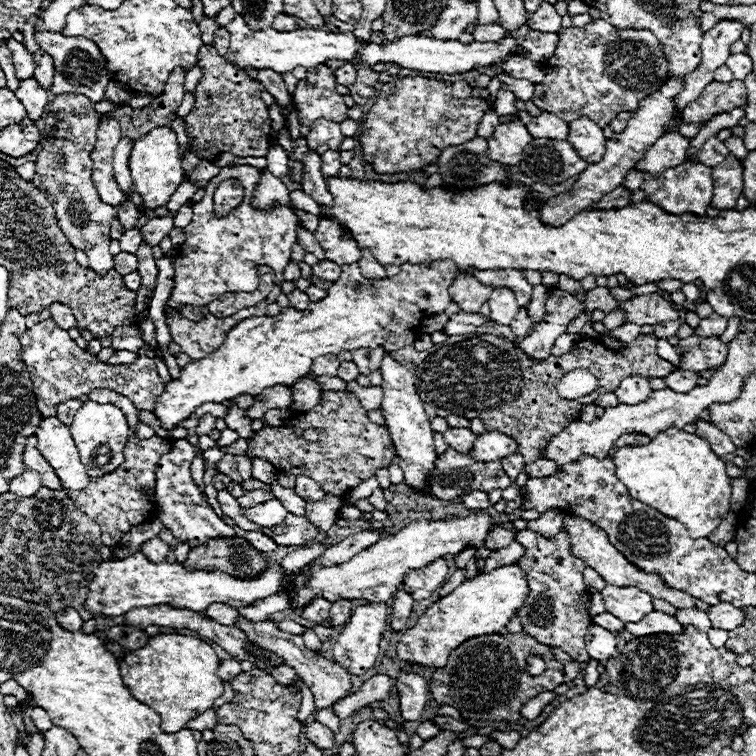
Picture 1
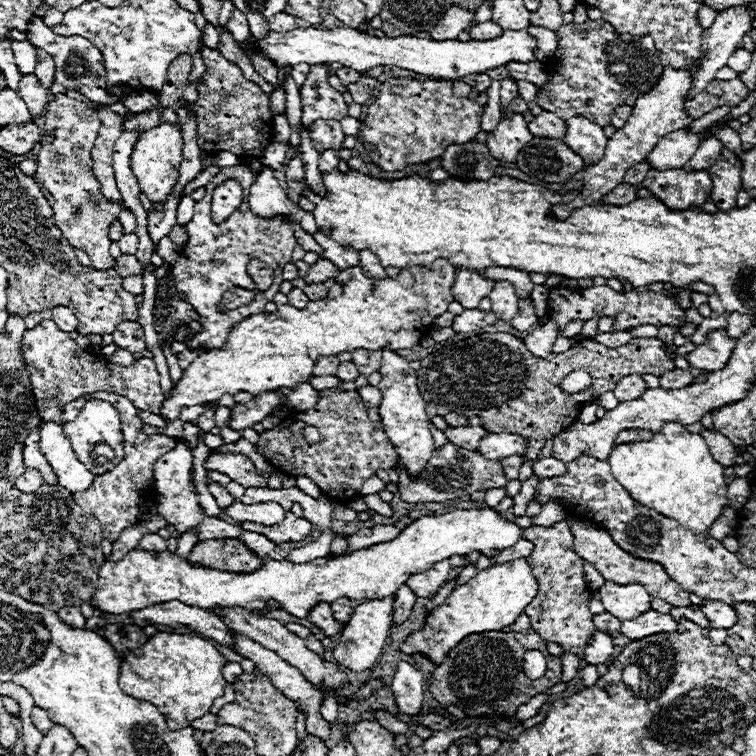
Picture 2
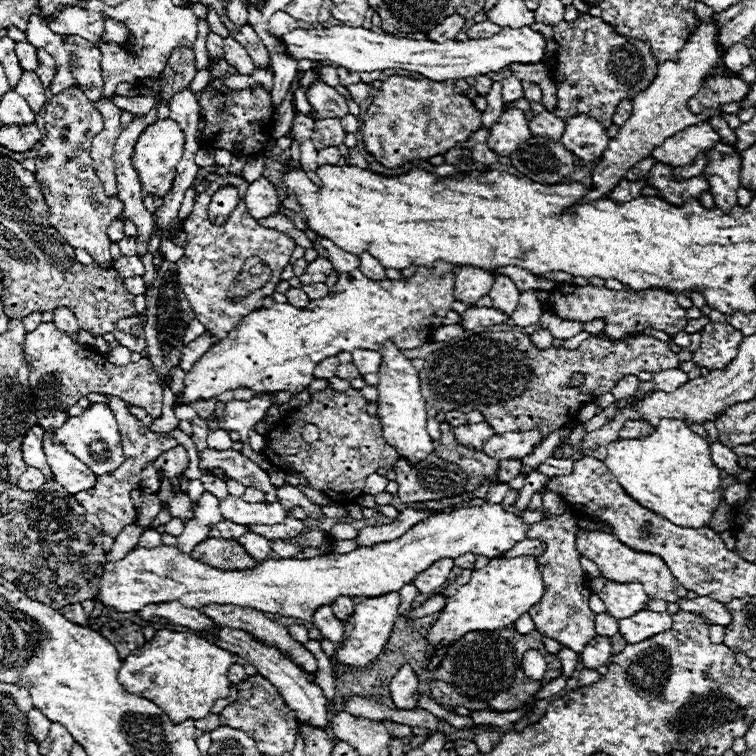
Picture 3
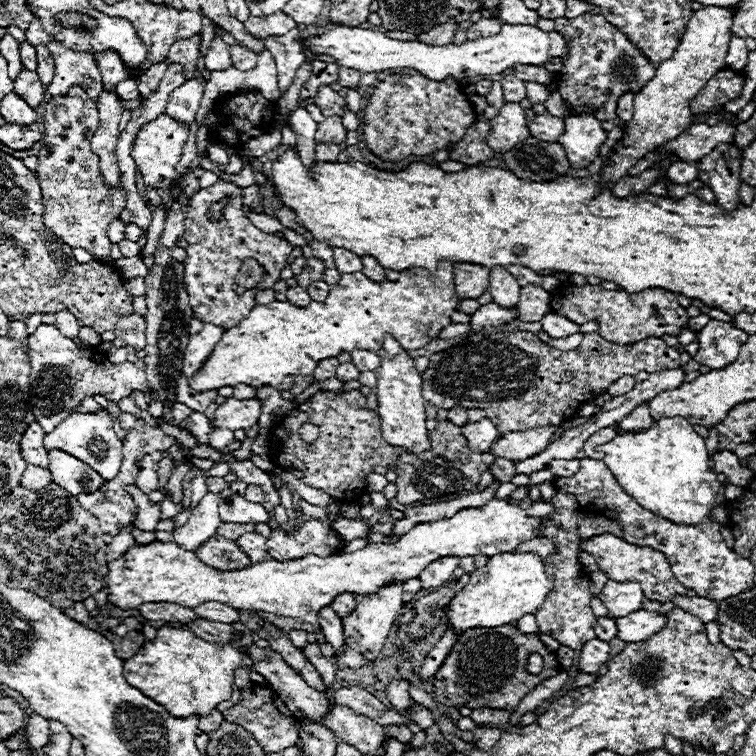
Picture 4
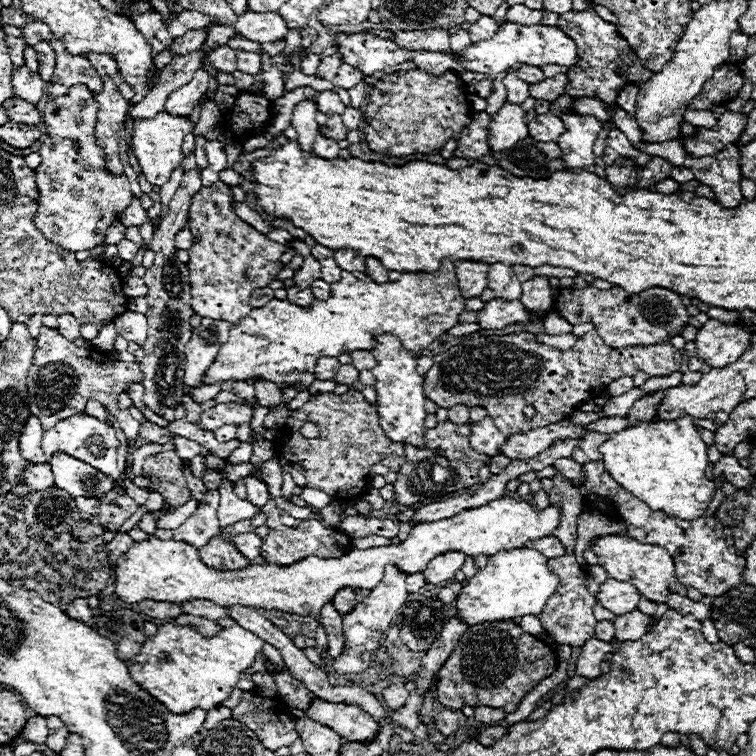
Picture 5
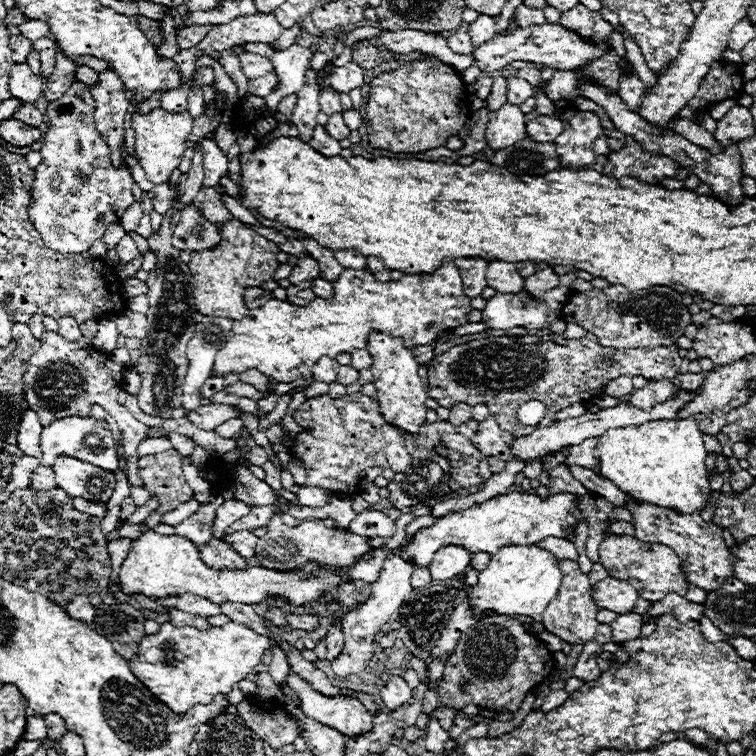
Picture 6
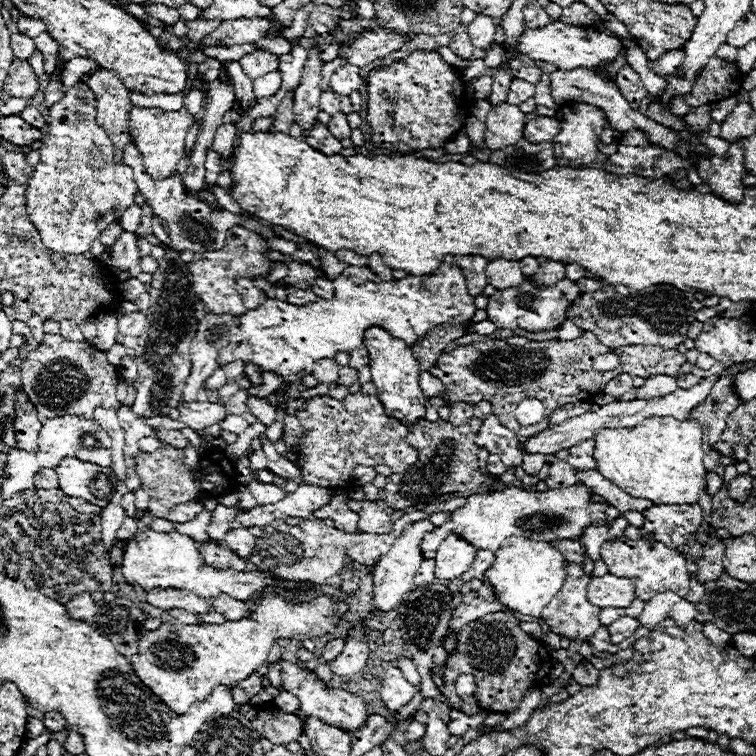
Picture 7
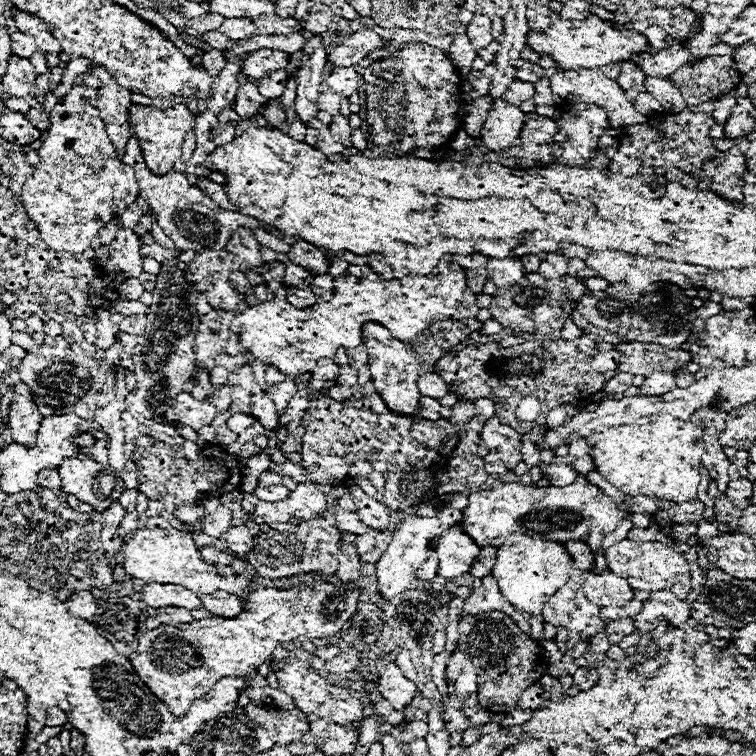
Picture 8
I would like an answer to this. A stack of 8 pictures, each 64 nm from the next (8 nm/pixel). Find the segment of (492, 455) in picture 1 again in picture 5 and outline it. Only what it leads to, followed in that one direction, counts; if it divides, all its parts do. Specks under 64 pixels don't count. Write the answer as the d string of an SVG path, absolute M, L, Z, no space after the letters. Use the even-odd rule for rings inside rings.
M562 420L558 424L534 428L524 434L512 434L512 438L508 436L508 440L500 446L500 452L510 460L532 458L532 456L548 450L548 446L552 446L554 440L578 438L580 432L582 432L582 426L574 426L570 420Z

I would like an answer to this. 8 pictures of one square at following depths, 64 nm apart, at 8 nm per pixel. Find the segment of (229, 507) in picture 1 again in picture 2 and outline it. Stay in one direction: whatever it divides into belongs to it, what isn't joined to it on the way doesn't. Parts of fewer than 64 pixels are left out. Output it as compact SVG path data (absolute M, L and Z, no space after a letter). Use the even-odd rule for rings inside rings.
M206 480L206 482L208 482L208 490L214 494L214 498L216 498L218 506L220 506L222 510L234 502L234 498L228 494L228 490L226 490L226 488L218 486L218 484L216 484L216 482L212 482L212 480ZM294 514L288 516L282 524L276 526L260 526L260 524L246 524L242 522L240 526L244 526L244 530L252 530L258 534L264 534L266 538L272 538L272 542L282 544L282 542L300 542L306 540L312 534L312 526L308 520L304 518L296 518Z

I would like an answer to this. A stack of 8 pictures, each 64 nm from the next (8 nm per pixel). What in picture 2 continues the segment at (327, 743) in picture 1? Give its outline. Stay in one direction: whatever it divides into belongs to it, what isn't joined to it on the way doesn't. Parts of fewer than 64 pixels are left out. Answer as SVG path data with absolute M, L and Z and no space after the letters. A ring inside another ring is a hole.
M236 634L234 638L236 638L236 652L242 658L250 658L256 664L256 668L260 668L262 674L266 674L268 678L272 678L272 682L276 682L276 686L280 686L280 690L284 690L284 694L288 694L288 698L292 698L296 702L298 710L306 714L306 734L314 734L314 736L318 736L322 740L328 740L330 738L330 724L326 720L322 720L322 716L320 716L322 694L300 674L300 670L296 670L294 666L290 666L288 662L284 662L276 652L262 648L260 644L252 642L250 638L246 638L242 634Z

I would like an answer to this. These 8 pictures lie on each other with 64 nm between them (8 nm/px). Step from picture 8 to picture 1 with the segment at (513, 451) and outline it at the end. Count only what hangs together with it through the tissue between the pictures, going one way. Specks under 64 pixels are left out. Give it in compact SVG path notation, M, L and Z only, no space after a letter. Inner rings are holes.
M448 428L442 436L444 436L444 442L448 446L452 446L460 454L464 454L464 452L468 452L472 448L472 438L476 438L478 434L474 434L468 428Z

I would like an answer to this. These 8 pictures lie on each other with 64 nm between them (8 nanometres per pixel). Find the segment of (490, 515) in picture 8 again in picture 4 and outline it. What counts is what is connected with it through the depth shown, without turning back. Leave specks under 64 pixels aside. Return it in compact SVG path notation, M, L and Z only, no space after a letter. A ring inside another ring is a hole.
M492 500L480 508L464 508L460 512L456 512L450 518L440 518L434 522L424 522L424 524L416 524L410 532L406 532L404 536L398 538L398 542L392 544L368 544L362 550L356 552L342 552L336 556L314 556L308 554L304 558L298 560L286 560L286 562L278 562L278 560L264 560L258 564L252 564L248 568L242 570L216 570L206 566L204 562L200 562L196 558L194 552L184 550L182 546L170 542L154 542L148 546L132 546L122 558L114 560L108 564L108 574L104 578L104 588L108 588L108 602L122 608L122 610L132 610L138 608L146 602L174 602L180 606L188 606L188 608L196 608L198 604L204 602L220 602L220 604L228 604L232 608L240 608L240 610L254 610L254 612L272 612L278 616L288 616L288 618L302 618L304 622L310 622L314 626L318 626L316 614L320 612L320 608L330 606L332 600L338 594L350 592L350 594L376 594L382 586L390 586L390 584L404 584L410 578L418 578L420 572L434 560L442 558L442 556L494 556L500 552L512 552L520 542L526 542L528 538L536 538L536 526L540 526L540 518L528 518L524 508L520 508L518 504L510 502L510 500Z

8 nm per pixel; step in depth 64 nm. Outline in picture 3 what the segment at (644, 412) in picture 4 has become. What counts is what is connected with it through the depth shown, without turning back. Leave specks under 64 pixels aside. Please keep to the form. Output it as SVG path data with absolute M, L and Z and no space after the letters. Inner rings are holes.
M626 422L624 428L620 430L620 440L628 440L628 438L642 438L642 436L650 436L654 432L652 426L648 426L646 422Z

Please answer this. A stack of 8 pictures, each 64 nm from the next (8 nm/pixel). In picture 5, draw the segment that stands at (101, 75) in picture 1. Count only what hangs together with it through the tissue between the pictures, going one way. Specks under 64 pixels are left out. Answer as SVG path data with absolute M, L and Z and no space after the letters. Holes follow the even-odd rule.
M34 20L34 22L30 22L28 26L24 26L22 28L22 38L26 38L26 42L30 44L30 46L34 46L36 42L42 42L42 40L46 40L46 42L54 42L56 38L54 38L54 34L48 30L48 26L44 24L44 22L40 22L40 20ZM58 42L58 66L54 68L52 80L46 84L46 94L50 98L64 96L74 84L86 84L92 94L98 94L102 90L102 78L88 62L88 58L84 54L68 54Z

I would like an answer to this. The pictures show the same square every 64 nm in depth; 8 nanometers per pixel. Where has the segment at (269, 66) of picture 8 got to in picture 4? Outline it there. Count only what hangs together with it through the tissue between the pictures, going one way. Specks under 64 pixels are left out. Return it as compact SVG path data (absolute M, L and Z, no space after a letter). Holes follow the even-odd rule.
M232 44L230 46L230 58L232 58L232 66L242 70L242 72L256 68L256 56L250 50L246 50L244 46Z

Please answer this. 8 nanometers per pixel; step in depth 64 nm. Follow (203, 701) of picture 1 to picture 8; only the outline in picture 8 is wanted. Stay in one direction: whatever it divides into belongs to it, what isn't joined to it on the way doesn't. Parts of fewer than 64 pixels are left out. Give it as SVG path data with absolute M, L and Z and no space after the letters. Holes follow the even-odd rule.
M316 582L314 586L292 590L258 588L248 596L244 610L236 618L214 616L180 626L162 624L148 630L144 638L140 638L138 652L130 662L148 688L182 718L190 704L206 694L218 678L250 674L256 666L264 664L264 660L270 660L278 644L296 638L328 638L346 628L360 592L352 590L350 594L338 596L330 582Z

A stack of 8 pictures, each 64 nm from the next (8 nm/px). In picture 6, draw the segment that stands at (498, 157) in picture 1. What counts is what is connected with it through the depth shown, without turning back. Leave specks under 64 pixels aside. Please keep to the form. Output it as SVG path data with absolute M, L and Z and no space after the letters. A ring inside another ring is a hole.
M504 104L496 112L490 112L490 122L486 130L486 142L492 150L508 148L526 136L526 118L520 106Z

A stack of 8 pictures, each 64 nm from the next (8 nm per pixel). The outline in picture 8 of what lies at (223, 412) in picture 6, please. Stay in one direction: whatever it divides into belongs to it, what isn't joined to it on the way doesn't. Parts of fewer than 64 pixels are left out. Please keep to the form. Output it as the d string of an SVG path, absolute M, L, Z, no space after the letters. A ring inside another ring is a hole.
M180 392L176 396L176 402L174 402L174 410L178 412L178 420L182 424L188 424L192 426L194 430L200 430L202 426L210 424L214 420L214 416L218 414L216 406L208 400L198 400L194 396L190 396L188 392Z

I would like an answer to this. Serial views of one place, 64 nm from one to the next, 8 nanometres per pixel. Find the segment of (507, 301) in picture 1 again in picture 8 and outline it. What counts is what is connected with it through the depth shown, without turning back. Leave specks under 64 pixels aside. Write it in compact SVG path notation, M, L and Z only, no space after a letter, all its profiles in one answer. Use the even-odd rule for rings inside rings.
M490 260L486 266L486 276L496 288L508 288L524 276L524 270L516 260Z

